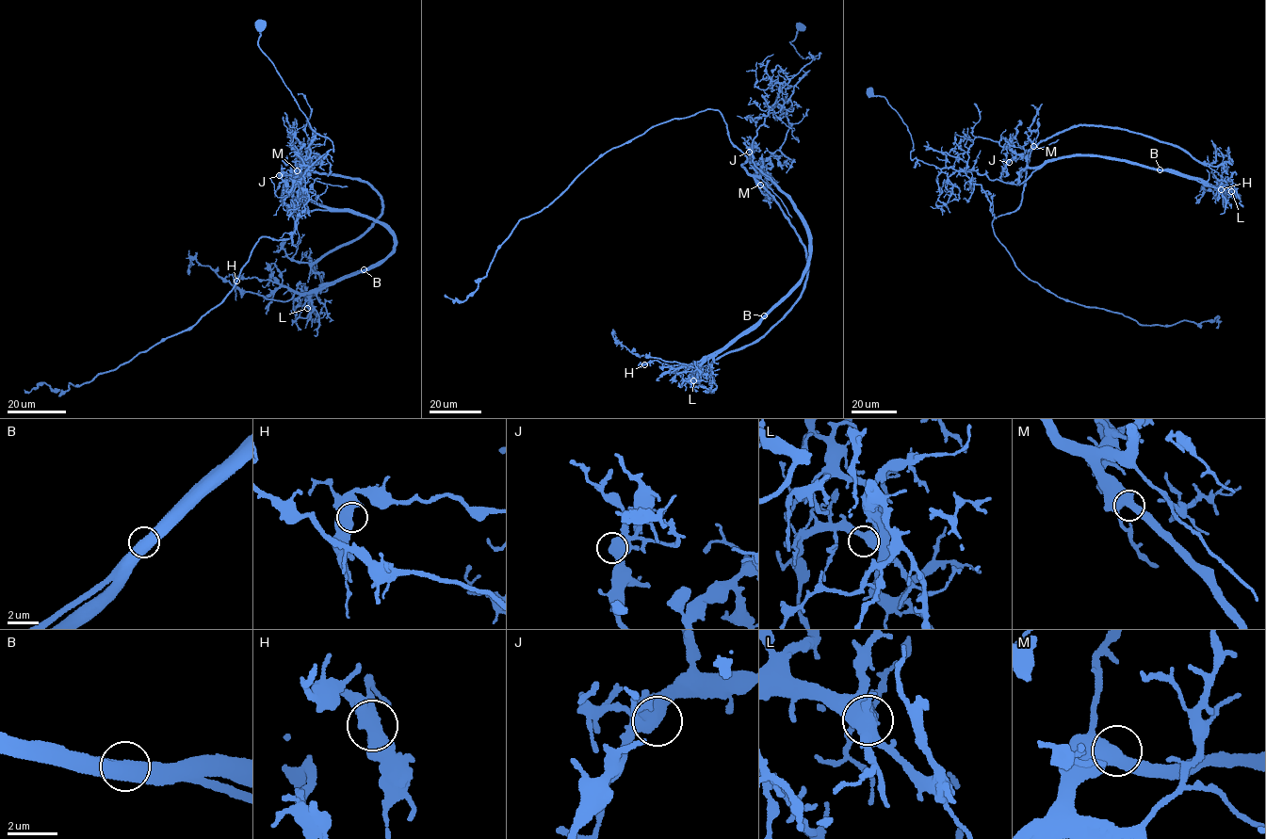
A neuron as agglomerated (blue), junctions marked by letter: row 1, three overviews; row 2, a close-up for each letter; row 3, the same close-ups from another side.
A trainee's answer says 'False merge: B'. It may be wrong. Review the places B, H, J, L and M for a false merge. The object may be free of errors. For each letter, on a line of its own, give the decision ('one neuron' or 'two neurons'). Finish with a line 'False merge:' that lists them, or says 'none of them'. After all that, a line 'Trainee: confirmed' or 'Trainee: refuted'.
B: two neurons
H: one neuron
J: one neuron
L: one neuron
M: one neuron
False merge: B
Trainee: confirmed

